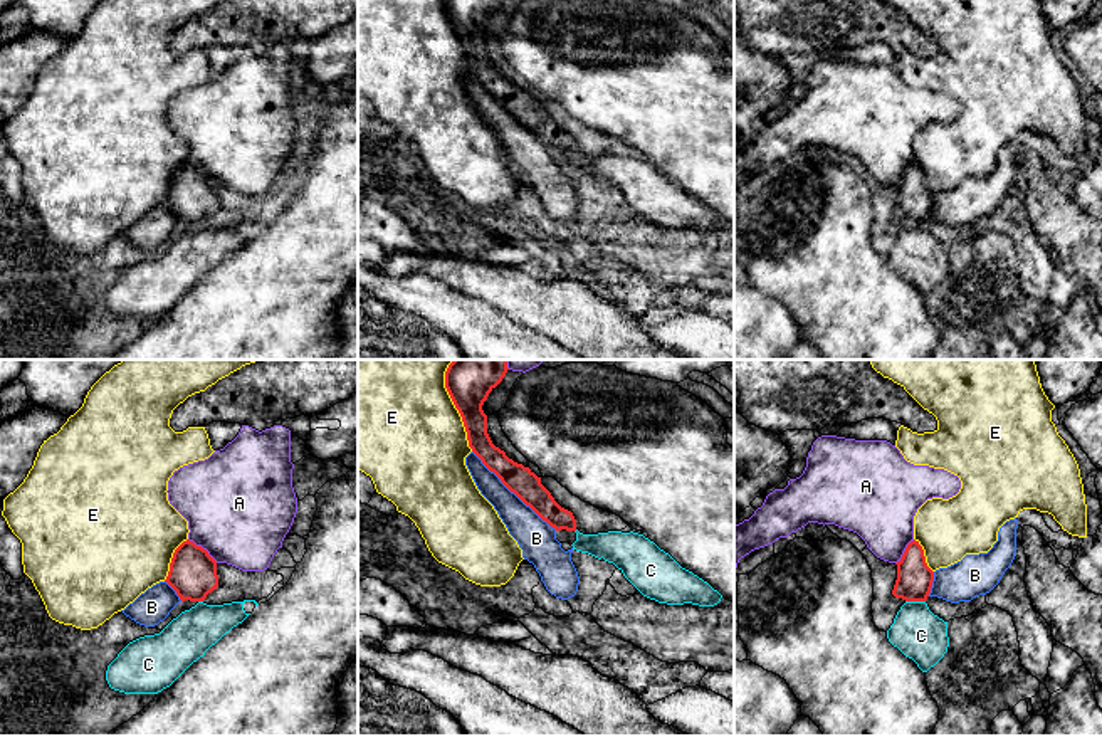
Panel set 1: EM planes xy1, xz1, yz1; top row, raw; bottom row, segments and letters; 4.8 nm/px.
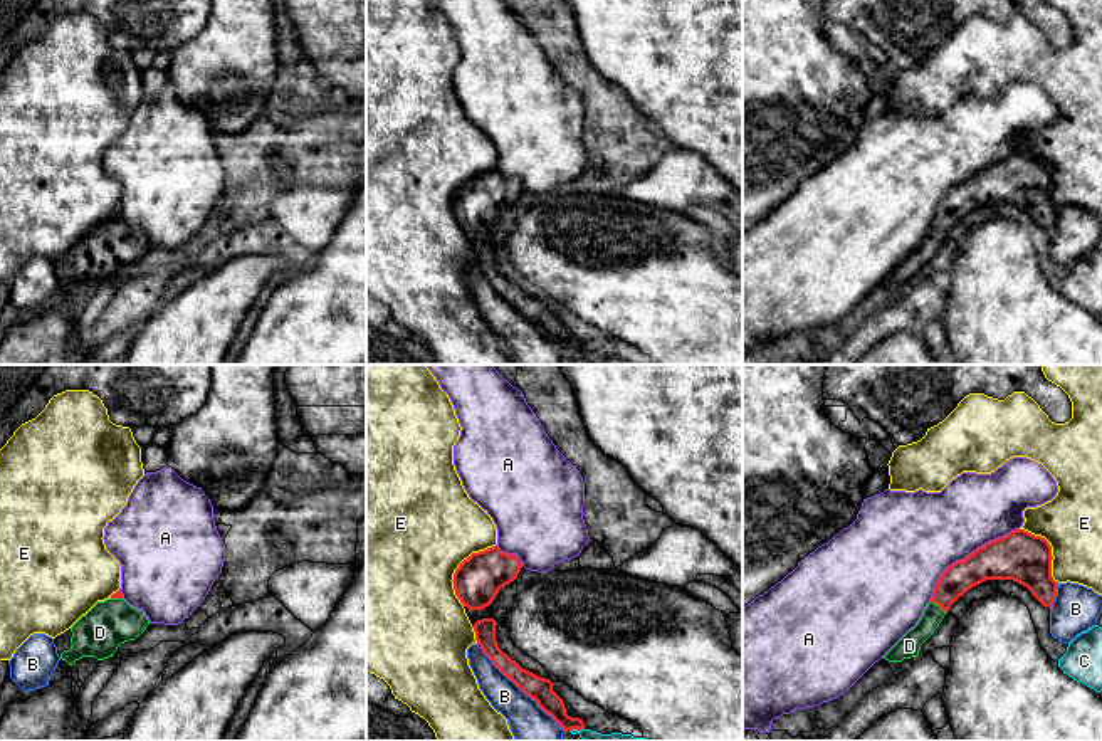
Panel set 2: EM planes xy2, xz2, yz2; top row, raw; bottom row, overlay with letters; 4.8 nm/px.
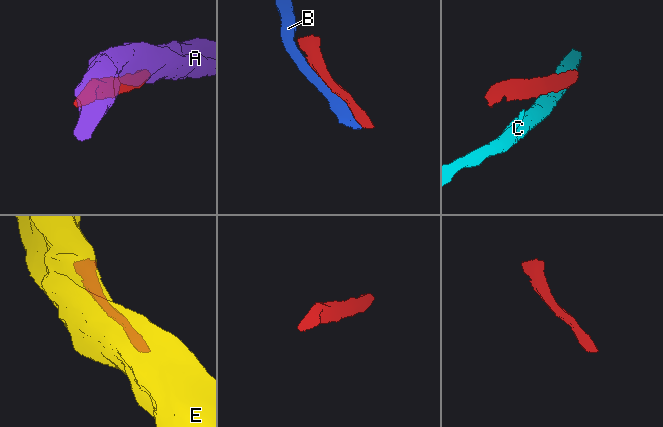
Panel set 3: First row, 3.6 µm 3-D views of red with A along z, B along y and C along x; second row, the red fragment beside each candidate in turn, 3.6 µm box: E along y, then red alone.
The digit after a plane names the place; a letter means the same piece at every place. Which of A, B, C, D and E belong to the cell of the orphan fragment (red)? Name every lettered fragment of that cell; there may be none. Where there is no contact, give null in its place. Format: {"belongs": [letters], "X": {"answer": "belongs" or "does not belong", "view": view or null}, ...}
{"belongs": ["D"], "A": {"answer": "does not belong", "view": "yz2"}, "B": {"answer": "does not belong", "view": "xz2"}, "C": {"answer": "does not belong", "view": "yz1"}, "D": {"answer": "belongs", "view": "yz2"}, "E": {"answer": "does not belong", "view": "xz1"}}

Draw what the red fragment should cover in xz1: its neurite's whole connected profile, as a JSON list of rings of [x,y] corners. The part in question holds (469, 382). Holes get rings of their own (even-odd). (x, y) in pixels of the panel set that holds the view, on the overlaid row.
[[[454,360],[445,371],[445,388],[459,410],[469,447],[501,482],[556,531],[576,531],[571,511],[561,507],[529,467],[514,462],[487,434],[482,410],[489,393],[507,373],[507,360]]]

